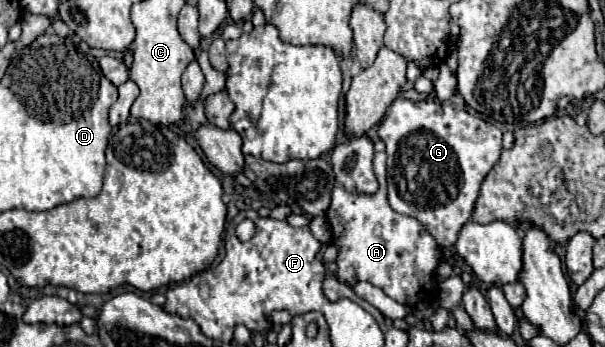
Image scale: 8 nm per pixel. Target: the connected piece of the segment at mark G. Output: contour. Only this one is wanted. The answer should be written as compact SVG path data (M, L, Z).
M396 97L388 107L382 123L378 125L378 137L386 143L388 153L388 203L394 211L418 219L426 231L442 247L452 247L458 239L458 231L470 221L480 185L488 171L496 165L502 151L502 131L468 113L466 109L454 109L448 101L410 101Z

